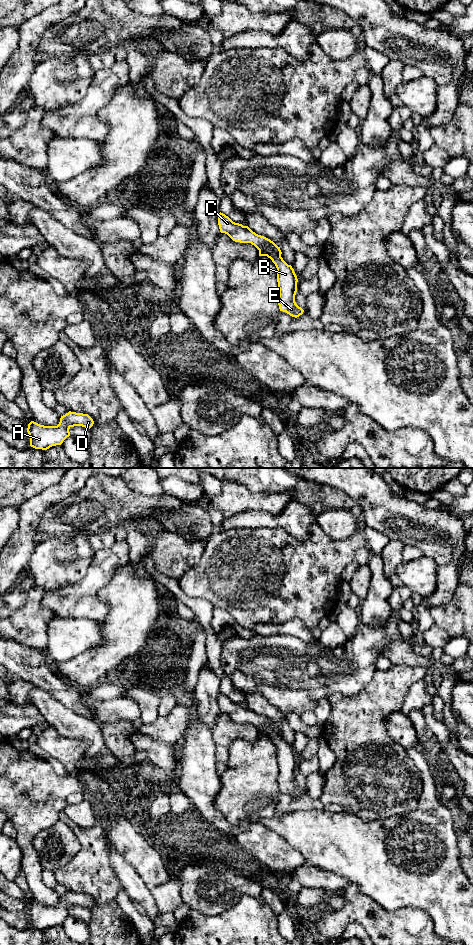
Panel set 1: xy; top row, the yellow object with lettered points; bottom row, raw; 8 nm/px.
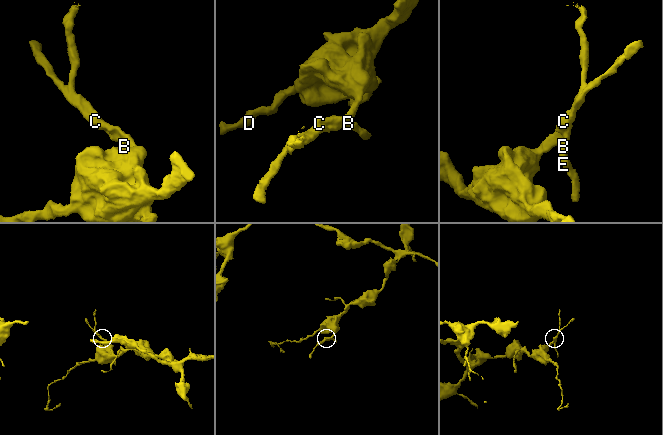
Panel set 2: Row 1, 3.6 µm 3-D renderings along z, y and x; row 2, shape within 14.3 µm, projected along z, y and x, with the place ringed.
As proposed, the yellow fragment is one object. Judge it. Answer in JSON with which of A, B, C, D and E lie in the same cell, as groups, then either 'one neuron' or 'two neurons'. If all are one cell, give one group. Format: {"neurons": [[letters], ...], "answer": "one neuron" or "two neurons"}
{"neurons": [["A", "C", "D"], ["B", "E"]], "answer": "two neurons"}

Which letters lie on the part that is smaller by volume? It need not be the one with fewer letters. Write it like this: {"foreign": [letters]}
{"foreign": ["B", "E"]}

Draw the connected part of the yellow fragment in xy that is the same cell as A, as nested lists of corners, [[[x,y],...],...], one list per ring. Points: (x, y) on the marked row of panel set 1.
[[[69,411],[61,416],[57,426],[44,426],[34,421],[28,424],[27,432],[30,446],[35,449],[47,450],[52,446],[61,445],[70,436],[69,429],[74,426],[91,428],[93,419],[88,414]]]

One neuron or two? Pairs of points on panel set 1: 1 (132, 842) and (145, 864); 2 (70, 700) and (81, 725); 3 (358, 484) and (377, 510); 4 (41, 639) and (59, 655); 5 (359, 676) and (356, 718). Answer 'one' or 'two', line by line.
1: one
2: two
3: one
4: two
5: two

